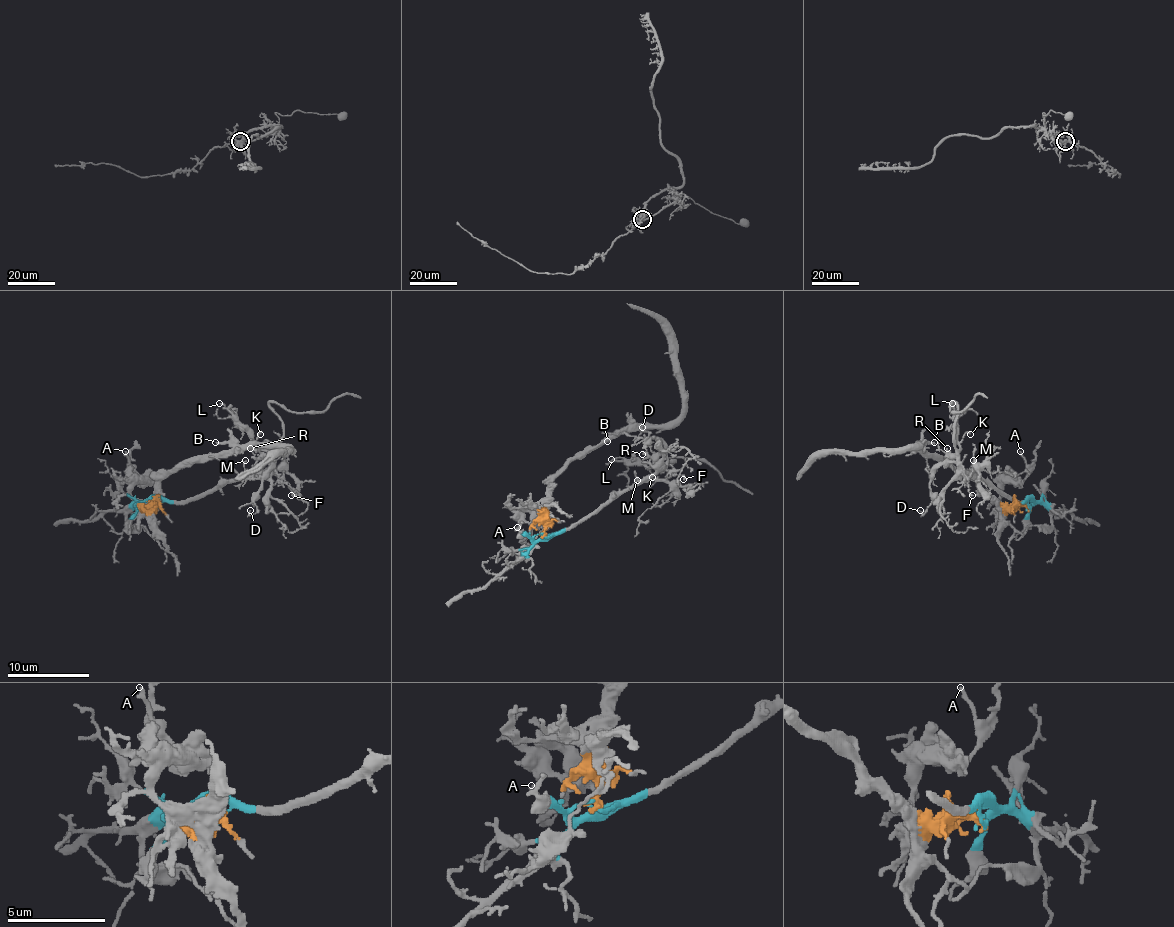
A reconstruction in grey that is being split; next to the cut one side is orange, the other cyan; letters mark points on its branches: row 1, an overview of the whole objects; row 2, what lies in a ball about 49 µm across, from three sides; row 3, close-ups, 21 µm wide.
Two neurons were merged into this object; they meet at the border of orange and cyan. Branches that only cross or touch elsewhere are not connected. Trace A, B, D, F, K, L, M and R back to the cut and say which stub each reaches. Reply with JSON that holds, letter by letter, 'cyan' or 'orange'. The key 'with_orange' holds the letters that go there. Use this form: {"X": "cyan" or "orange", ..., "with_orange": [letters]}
{"A": "orange", "B": "orange", "D": "cyan", "F": "cyan", "K": "cyan", "L": "cyan", "M": "cyan", "R": "cyan", "with_orange": ["A", "B"]}

